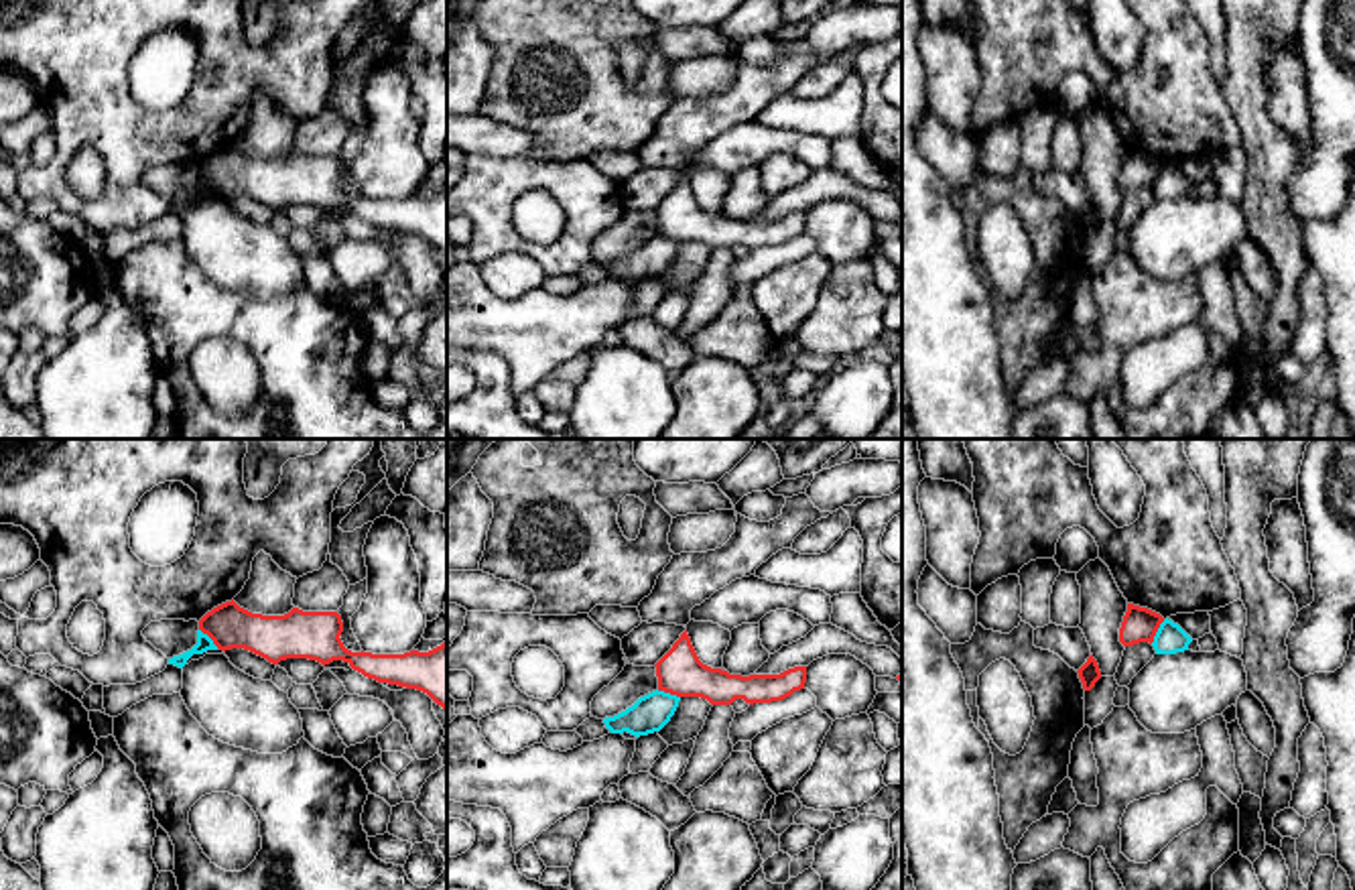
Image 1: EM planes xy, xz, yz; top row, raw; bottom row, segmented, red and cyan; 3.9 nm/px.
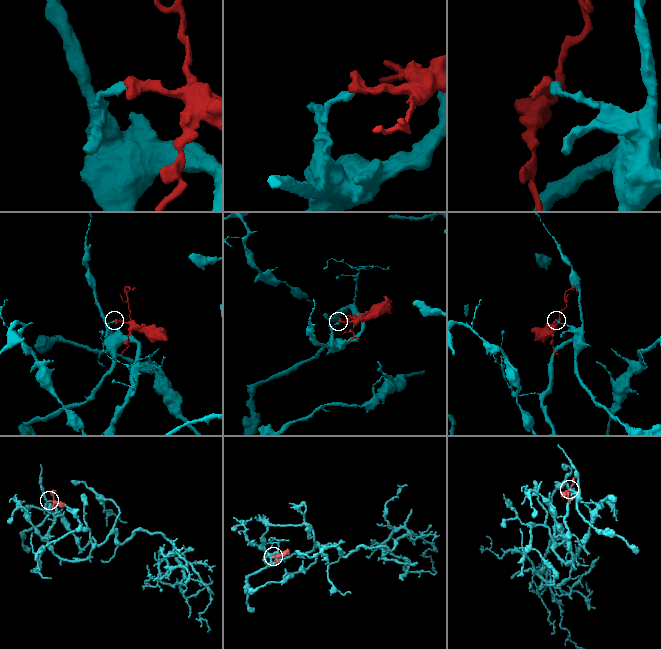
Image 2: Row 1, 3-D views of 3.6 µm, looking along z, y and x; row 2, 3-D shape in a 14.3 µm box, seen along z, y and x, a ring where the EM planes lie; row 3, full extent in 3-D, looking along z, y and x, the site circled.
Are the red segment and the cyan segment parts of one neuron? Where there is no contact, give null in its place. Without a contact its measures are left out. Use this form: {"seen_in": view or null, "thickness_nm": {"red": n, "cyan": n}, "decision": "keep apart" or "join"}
{"seen_in": "yz", "thickness_nm": {"red": 140, "cyan": 120}, "decision": "keep apart"}

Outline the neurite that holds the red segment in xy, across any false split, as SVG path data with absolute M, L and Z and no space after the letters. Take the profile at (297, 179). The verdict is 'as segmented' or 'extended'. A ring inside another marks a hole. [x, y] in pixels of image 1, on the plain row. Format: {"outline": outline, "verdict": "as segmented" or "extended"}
{"outline": "M225 146L199 165L219 195L244 193L272 209L286 203L309 203L323 211L333 205L378 228L427 238L447 254L447 185L429 195L404 199L351 197L341 187L343 167L337 156L303 156L293 152L284 161L262 161Z", "verdict": "as segmented"}

